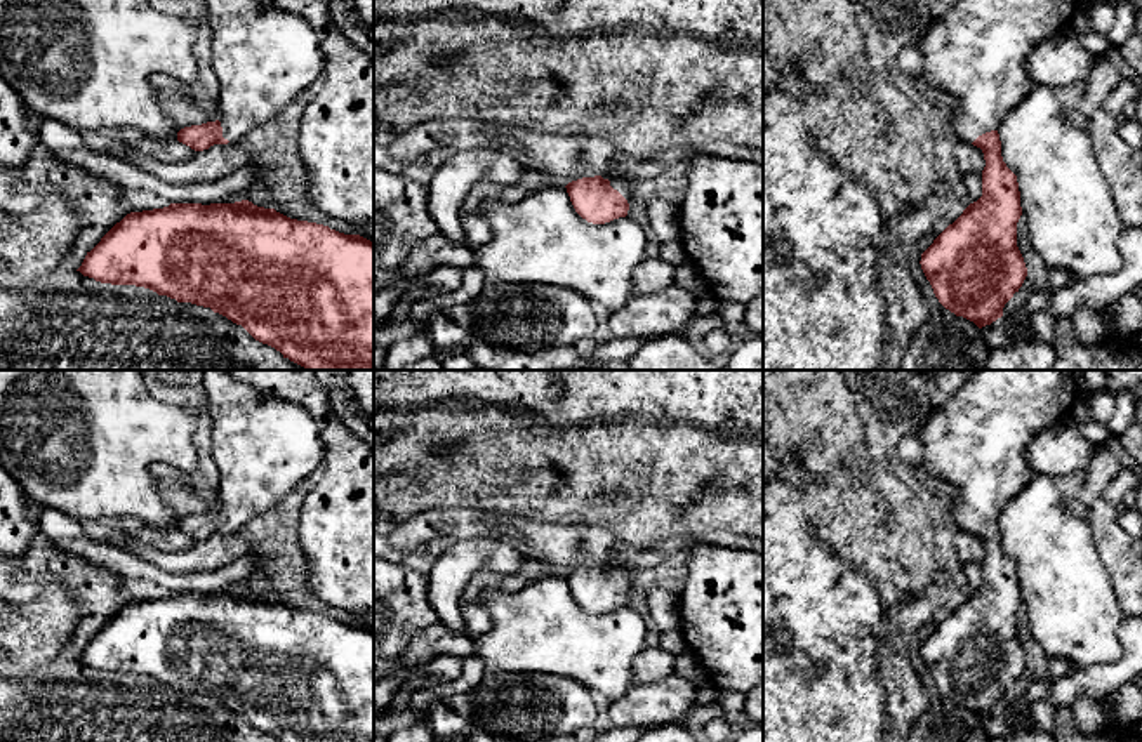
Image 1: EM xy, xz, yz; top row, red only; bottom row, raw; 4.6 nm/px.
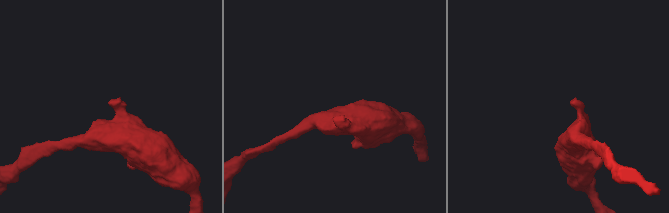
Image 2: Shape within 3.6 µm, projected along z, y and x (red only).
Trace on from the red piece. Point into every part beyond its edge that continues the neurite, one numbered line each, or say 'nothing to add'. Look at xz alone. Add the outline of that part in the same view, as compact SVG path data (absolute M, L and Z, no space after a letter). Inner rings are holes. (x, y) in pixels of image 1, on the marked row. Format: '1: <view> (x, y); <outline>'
1: xz (621, 183); M614 174L614 176L610 177L610 186L612 186L614 189L617 189L617 191L627 200L629 205L631 205L633 202L636 202L636 200L633 198L631 177Z

